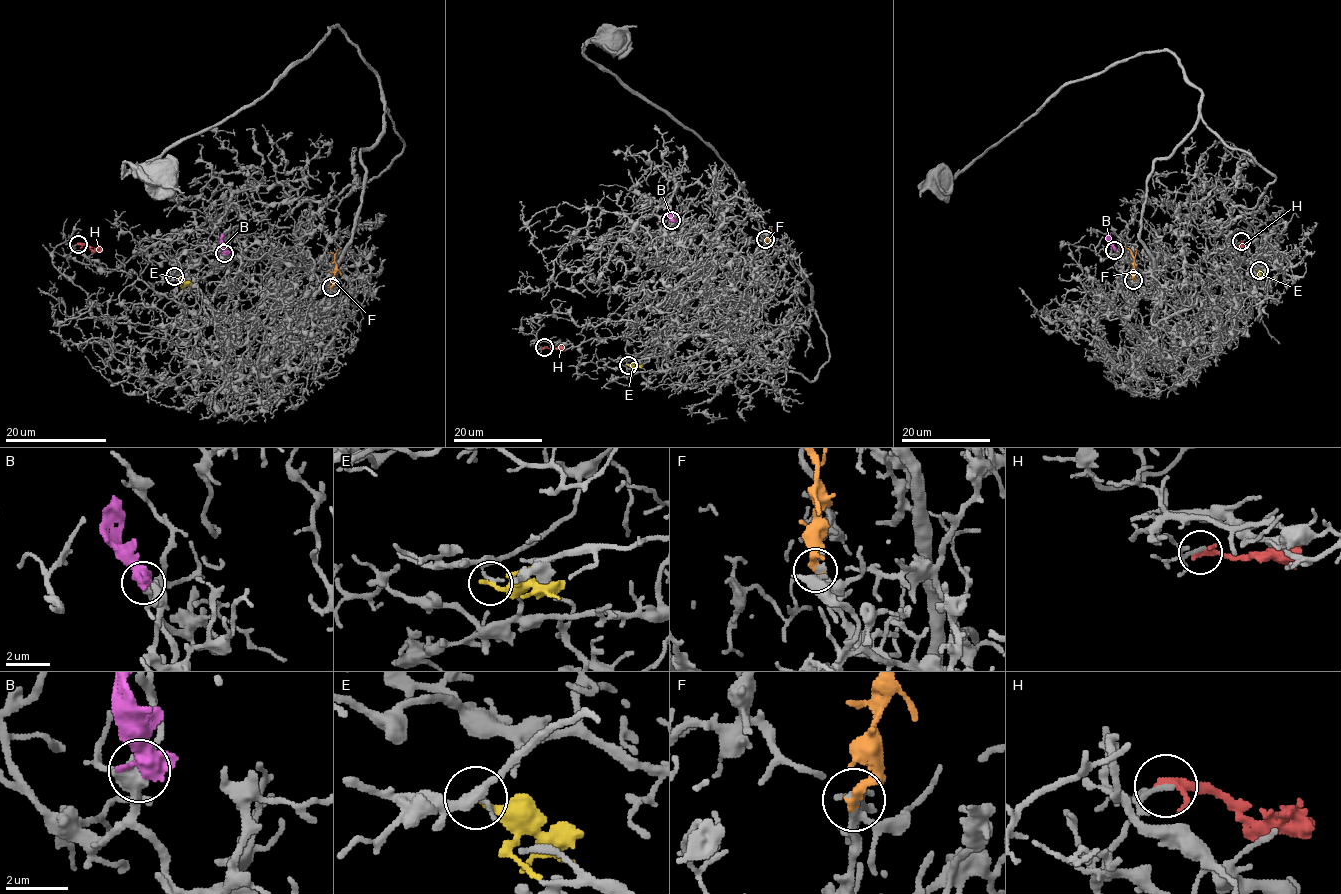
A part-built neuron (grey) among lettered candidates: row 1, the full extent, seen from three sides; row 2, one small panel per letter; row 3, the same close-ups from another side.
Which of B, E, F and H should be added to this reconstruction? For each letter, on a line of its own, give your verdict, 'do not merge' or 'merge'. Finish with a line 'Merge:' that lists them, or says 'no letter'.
B: do not merge
E: do not merge
F: merge
H: do not merge
Merge: F

